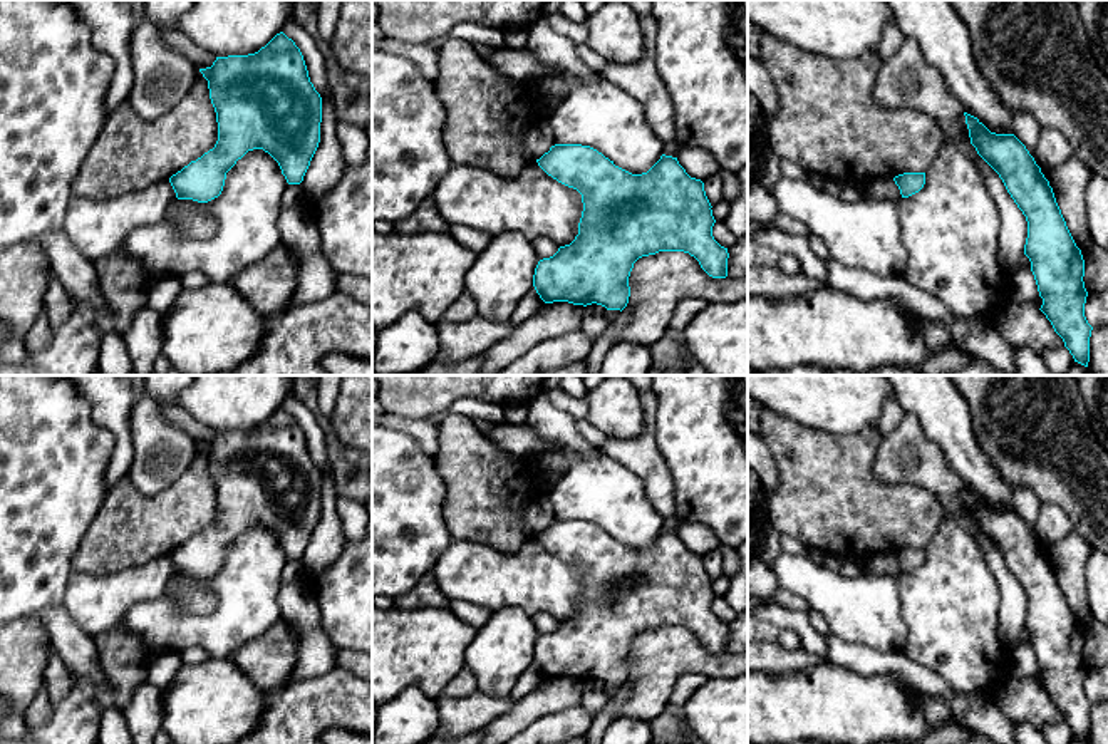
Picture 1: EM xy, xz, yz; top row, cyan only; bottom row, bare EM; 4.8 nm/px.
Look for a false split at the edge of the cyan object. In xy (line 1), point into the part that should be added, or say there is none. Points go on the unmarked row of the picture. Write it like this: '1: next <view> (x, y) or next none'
1: next none

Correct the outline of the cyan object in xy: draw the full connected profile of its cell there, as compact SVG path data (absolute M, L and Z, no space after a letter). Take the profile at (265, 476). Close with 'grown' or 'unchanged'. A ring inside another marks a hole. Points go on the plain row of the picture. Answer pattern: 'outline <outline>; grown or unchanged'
outline M283 407L248 431L216 432L211 442L199 444L208 456L210 474L216 488L218 516L213 524L169 553L178 575L208 578L223 566L226 548L248 526L263 524L280 541L288 560L300 560L320 518L322 473L310 457L300 424Z; unchanged

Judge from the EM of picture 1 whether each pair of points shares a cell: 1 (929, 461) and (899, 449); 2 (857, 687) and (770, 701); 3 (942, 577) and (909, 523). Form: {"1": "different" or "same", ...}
{"1": "same", "2": "same", "3": "different"}

